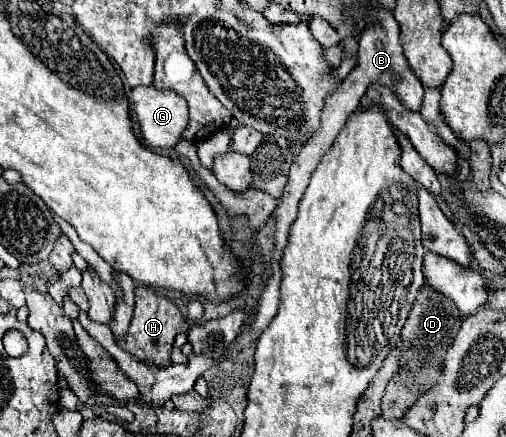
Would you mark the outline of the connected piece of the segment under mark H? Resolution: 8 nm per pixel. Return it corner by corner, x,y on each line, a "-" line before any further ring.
137,287
135,289
135,313
133,313
133,319
131,319
131,327
127,331
127,337
117,339
117,343
143,363
167,367
167,365
171,365
169,353
171,353
171,347
173,347
175,335
187,333
187,331
189,331
187,319
181,315
181,311
169,299
157,295
153,289

